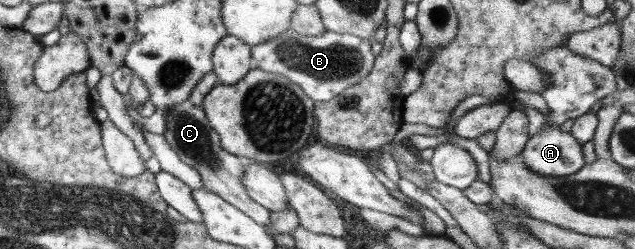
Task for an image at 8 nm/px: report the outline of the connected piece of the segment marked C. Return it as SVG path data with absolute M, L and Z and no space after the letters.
M186 99L168 107L166 118L168 121L166 121L165 139L183 163L187 163L201 174L204 188L221 196L221 199L245 212L245 215L248 215L253 221L268 229L271 223L271 211L253 201L242 182L245 161L222 147L219 134L210 126L204 109L201 106L193 105Z

